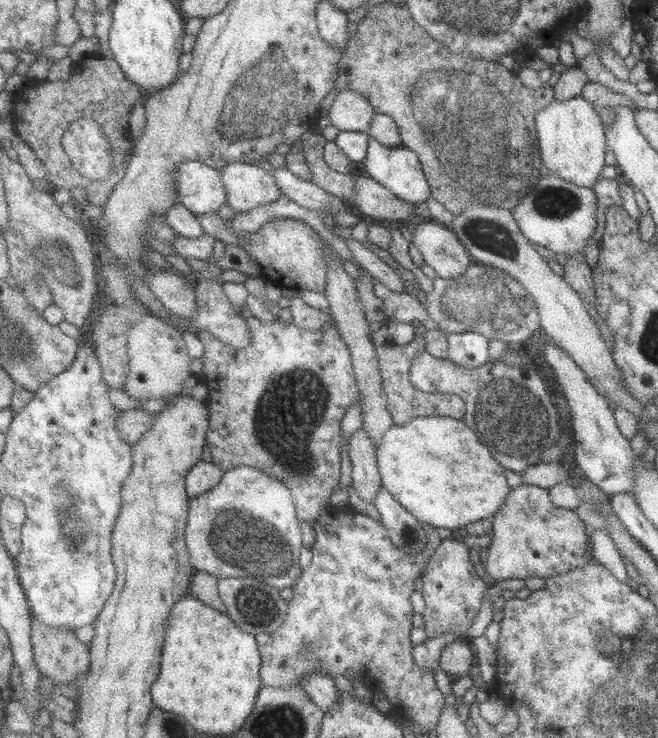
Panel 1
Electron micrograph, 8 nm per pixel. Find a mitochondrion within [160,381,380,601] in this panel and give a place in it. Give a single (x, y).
(239, 538)

